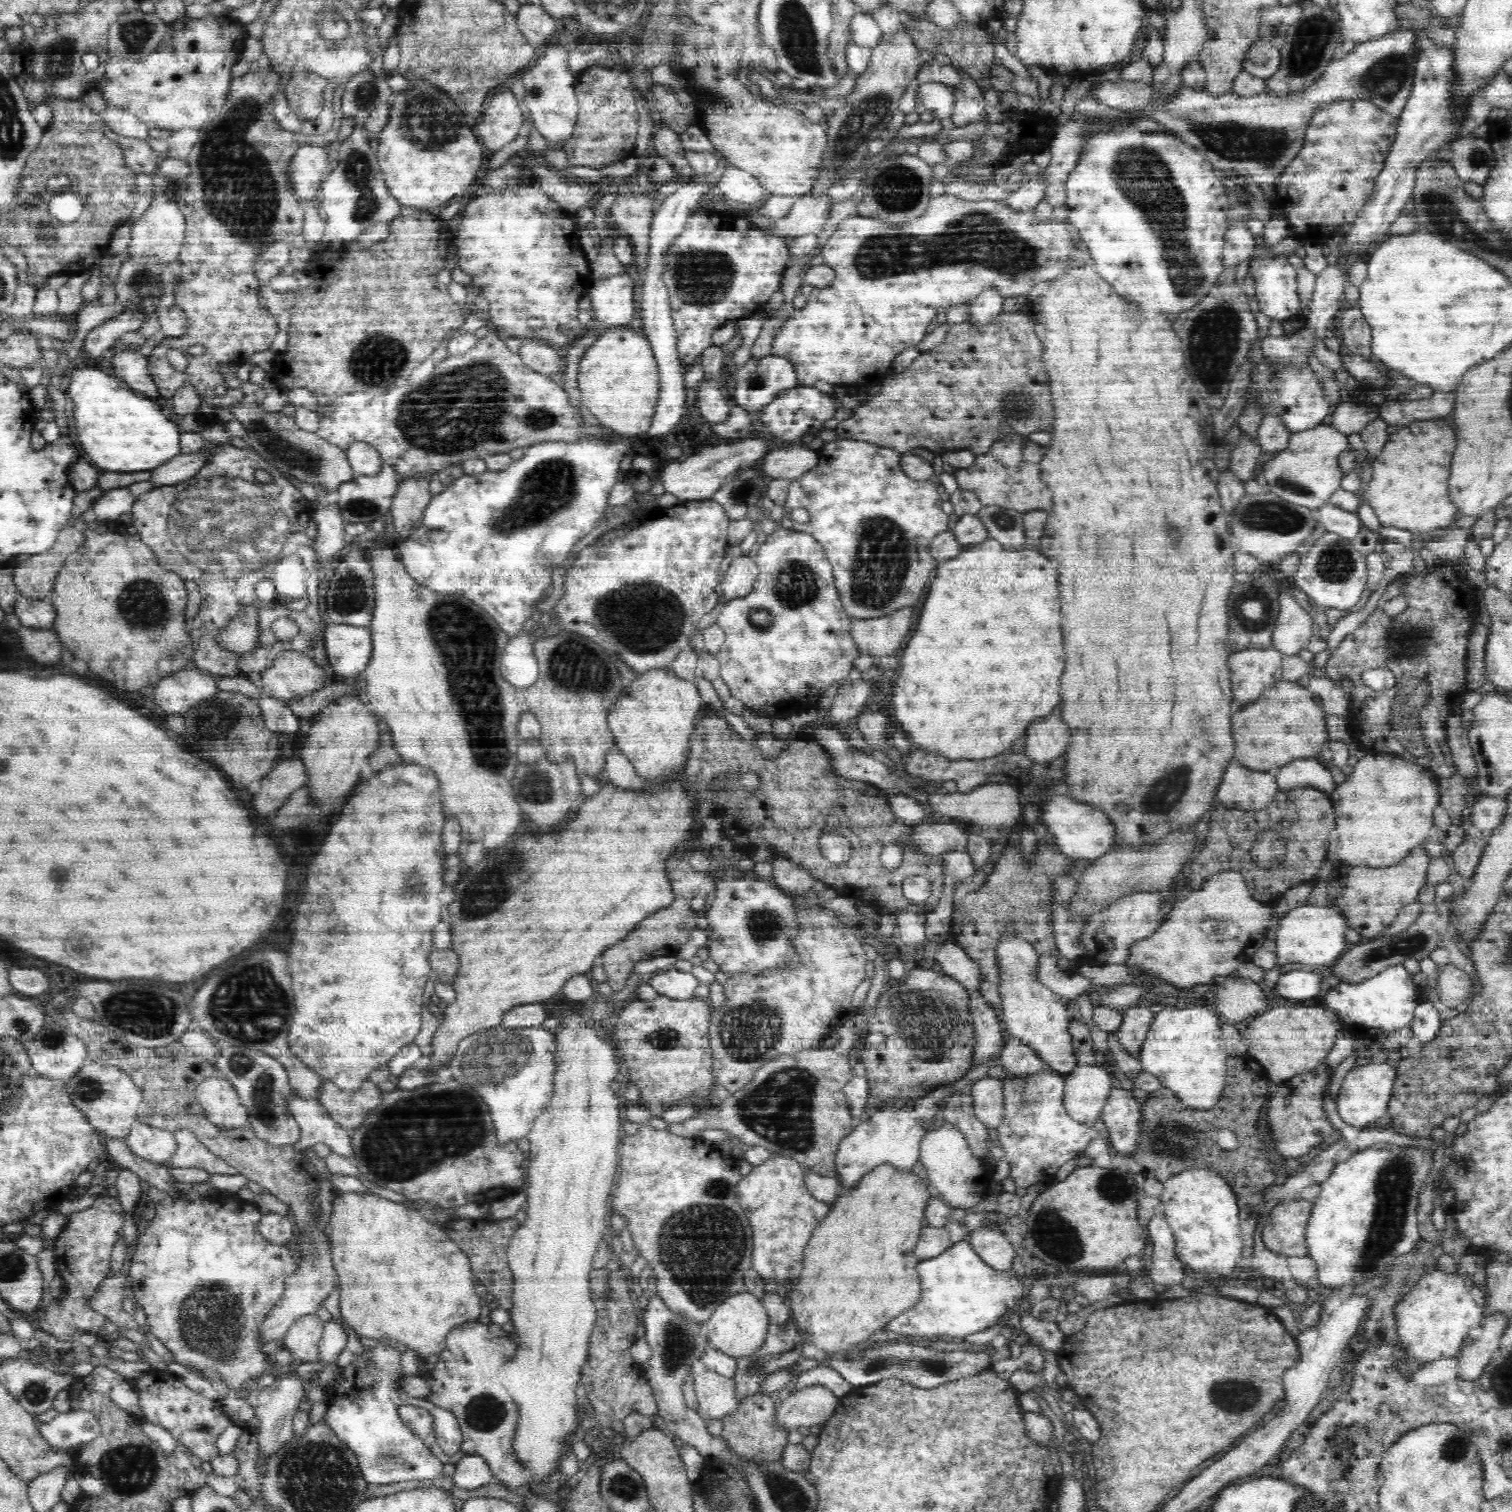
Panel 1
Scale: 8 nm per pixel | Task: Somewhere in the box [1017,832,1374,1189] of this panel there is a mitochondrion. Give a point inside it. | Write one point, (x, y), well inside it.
(1172, 1141)

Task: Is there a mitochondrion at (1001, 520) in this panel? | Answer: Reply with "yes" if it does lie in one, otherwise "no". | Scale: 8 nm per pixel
yes

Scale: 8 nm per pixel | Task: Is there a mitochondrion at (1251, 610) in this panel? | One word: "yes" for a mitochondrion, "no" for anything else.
yes

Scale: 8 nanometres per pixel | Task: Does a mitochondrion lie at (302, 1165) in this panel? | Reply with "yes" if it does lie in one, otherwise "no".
no

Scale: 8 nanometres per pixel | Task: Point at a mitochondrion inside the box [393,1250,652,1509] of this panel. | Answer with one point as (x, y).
(485, 1412)

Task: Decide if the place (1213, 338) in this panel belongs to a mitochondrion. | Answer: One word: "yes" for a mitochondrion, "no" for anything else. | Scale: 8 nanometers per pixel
yes

